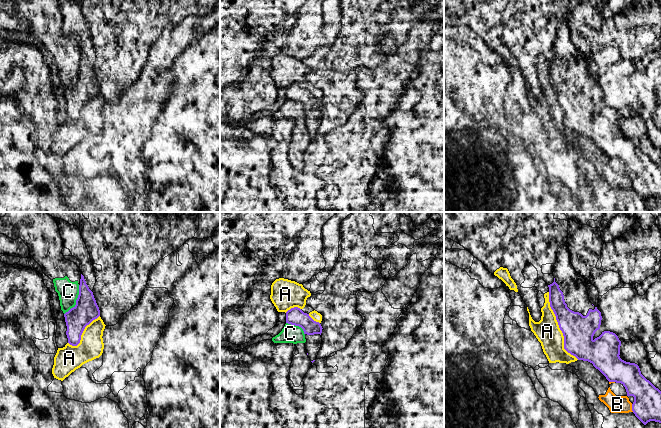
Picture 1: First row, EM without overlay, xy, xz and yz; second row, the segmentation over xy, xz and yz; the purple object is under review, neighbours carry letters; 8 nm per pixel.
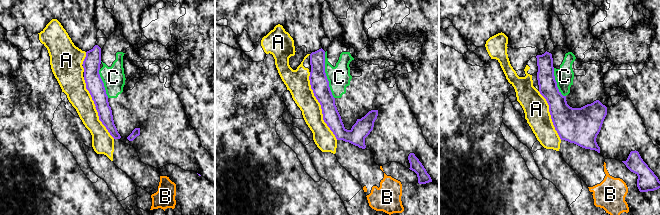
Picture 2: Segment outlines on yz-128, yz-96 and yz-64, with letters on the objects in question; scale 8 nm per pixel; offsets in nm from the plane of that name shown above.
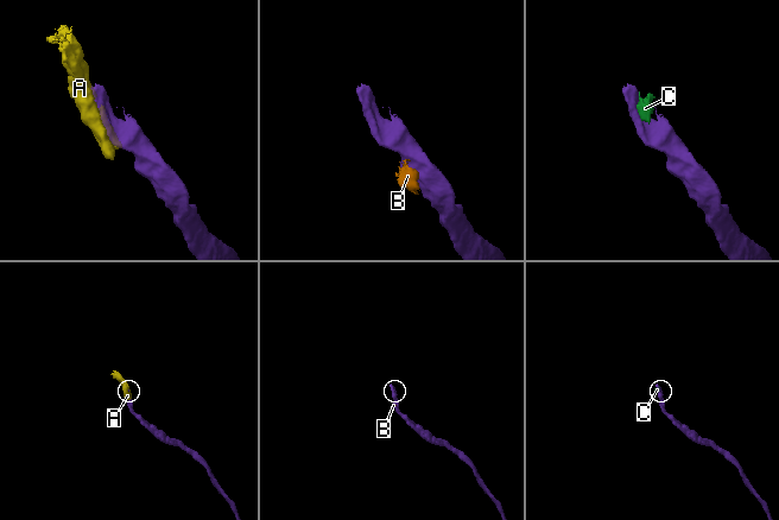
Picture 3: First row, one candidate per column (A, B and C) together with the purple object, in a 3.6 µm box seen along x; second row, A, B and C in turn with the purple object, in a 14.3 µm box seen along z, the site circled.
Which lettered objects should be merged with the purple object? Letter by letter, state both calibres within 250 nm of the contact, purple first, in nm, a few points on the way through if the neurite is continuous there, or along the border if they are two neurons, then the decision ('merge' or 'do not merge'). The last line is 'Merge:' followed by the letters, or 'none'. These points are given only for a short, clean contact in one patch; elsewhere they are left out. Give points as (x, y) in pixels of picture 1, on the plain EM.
A: 260 nm thick on the purple side, 200 nm on the other; border along yz (548, 68), (549, 82), (563, 112), (563, 123), (578, 135); do not merge
B: 220 nm thick on the purple side, 140 nm on the other; border along yz (631, 180), (633, 187); do not merge
C: 200 nm thick on the purple side, 170 nm on the other; border along xy (79, 61), (76, 79), (64, 90); do not merge
Merge: none

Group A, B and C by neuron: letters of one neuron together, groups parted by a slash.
A B / C

